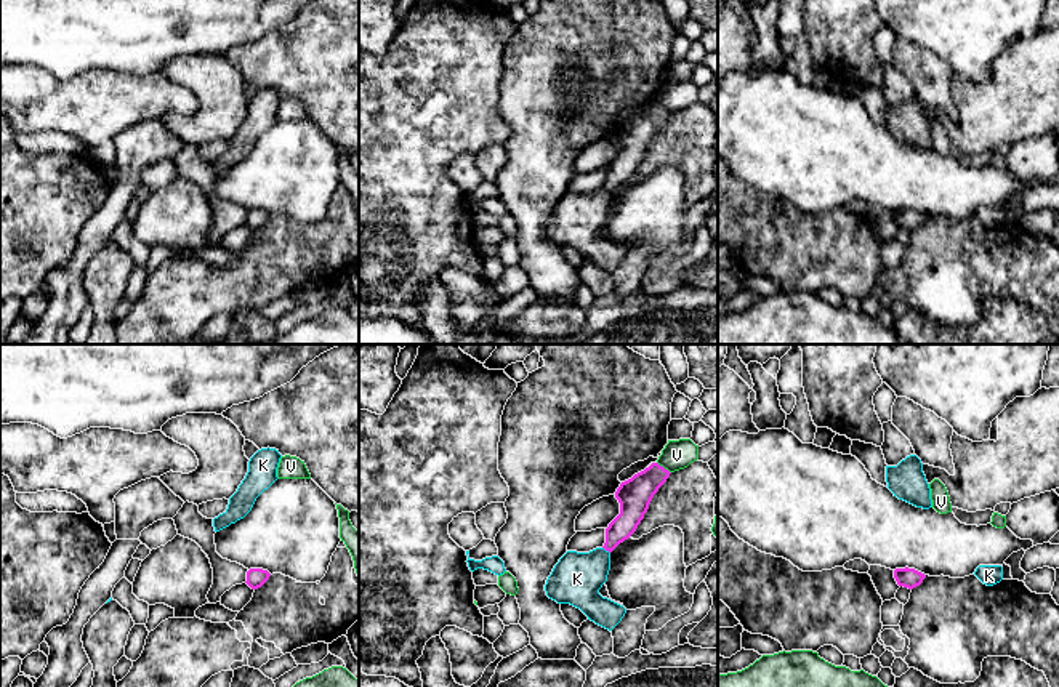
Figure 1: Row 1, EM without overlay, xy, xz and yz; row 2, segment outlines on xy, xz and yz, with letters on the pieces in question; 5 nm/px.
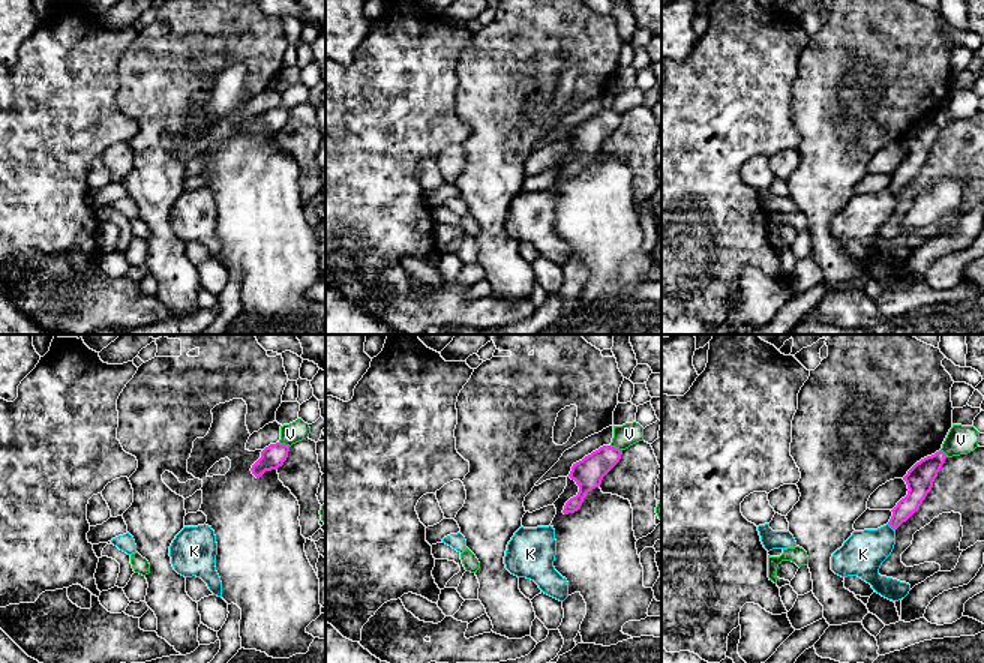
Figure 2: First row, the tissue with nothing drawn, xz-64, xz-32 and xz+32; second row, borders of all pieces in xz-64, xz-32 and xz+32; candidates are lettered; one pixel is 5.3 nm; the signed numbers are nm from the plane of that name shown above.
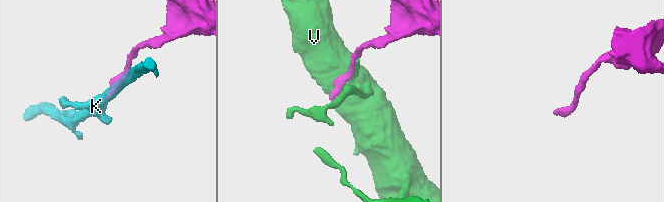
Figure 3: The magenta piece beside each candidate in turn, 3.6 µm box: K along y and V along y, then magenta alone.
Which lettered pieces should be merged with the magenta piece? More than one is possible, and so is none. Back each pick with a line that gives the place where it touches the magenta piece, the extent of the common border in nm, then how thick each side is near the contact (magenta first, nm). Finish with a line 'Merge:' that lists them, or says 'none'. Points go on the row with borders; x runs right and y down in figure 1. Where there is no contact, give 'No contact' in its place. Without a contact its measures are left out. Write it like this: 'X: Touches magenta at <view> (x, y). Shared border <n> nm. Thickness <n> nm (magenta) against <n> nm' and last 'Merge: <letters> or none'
Merge: none

